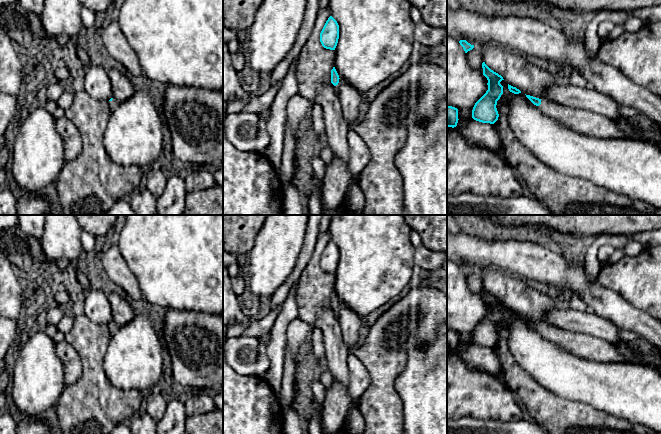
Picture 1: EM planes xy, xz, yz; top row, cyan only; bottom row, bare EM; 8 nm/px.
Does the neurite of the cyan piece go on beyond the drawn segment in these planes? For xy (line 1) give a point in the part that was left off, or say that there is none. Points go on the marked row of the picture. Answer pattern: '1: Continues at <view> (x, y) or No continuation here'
1: Continues at xy (113, 104)

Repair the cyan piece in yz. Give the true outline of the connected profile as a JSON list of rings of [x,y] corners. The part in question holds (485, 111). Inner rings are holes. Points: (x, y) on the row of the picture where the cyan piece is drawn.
[[[485,62],[482,63],[483,75],[488,80],[488,90],[475,103],[472,110],[472,118],[482,123],[494,124],[499,117],[496,105],[503,94],[503,86],[500,82],[503,79],[501,75],[491,70]]]

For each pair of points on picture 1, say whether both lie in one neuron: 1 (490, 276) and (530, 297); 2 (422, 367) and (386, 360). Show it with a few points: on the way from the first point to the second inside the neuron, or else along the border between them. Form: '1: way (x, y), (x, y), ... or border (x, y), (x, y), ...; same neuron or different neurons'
1: way (500, 283), (520, 296); same neuron
2: border (420, 346), (408, 352), (406, 366), (394, 385); different neurons

